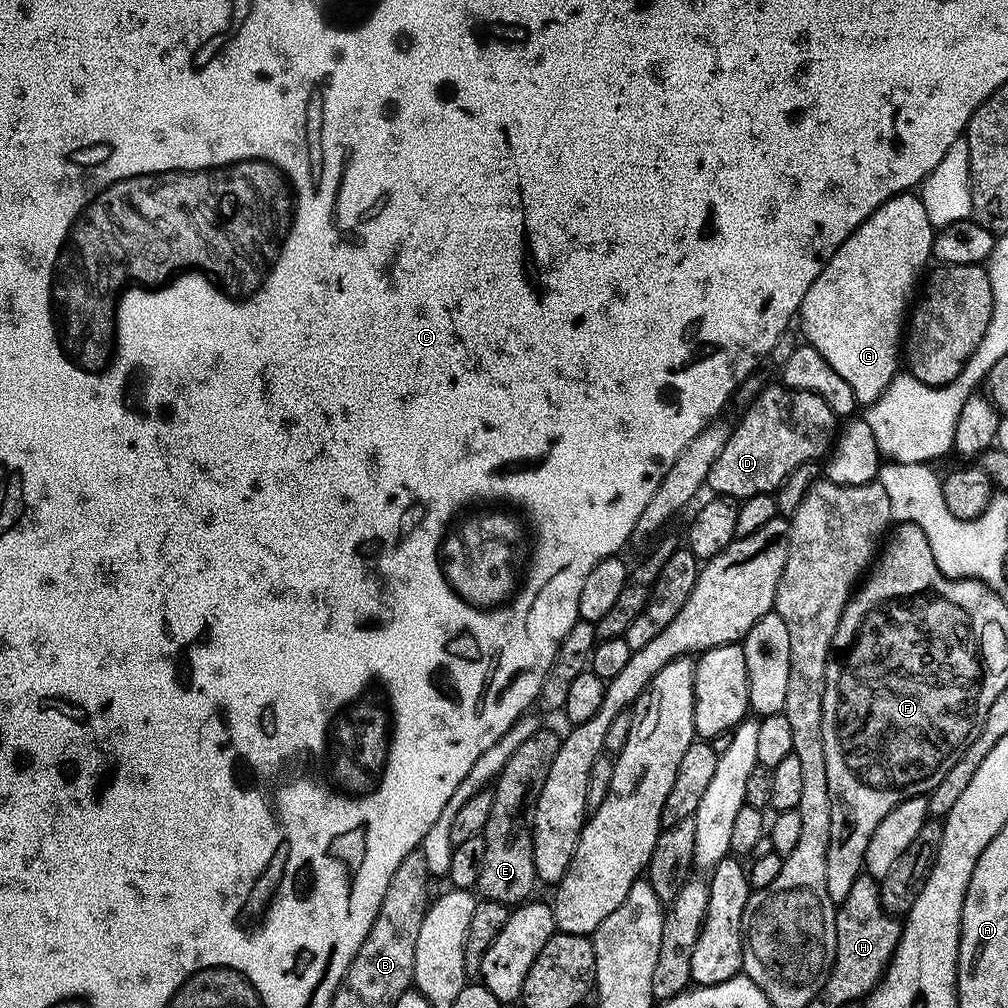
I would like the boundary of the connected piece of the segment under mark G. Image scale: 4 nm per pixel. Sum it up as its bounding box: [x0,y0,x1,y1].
[798,191,934,405]

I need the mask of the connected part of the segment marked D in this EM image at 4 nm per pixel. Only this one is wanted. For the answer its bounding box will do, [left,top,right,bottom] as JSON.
[706,383,838,502]

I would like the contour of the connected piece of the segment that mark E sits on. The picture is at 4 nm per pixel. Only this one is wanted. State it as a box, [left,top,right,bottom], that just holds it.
[475,727,561,906]

